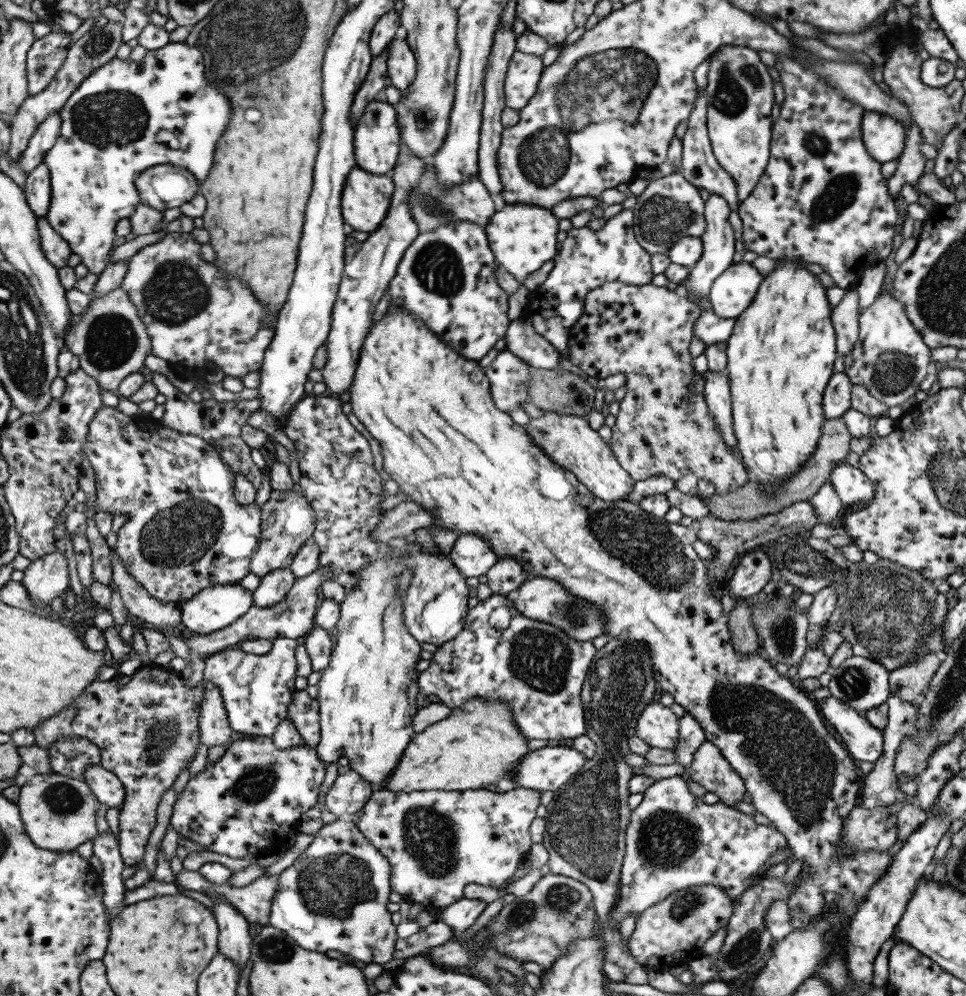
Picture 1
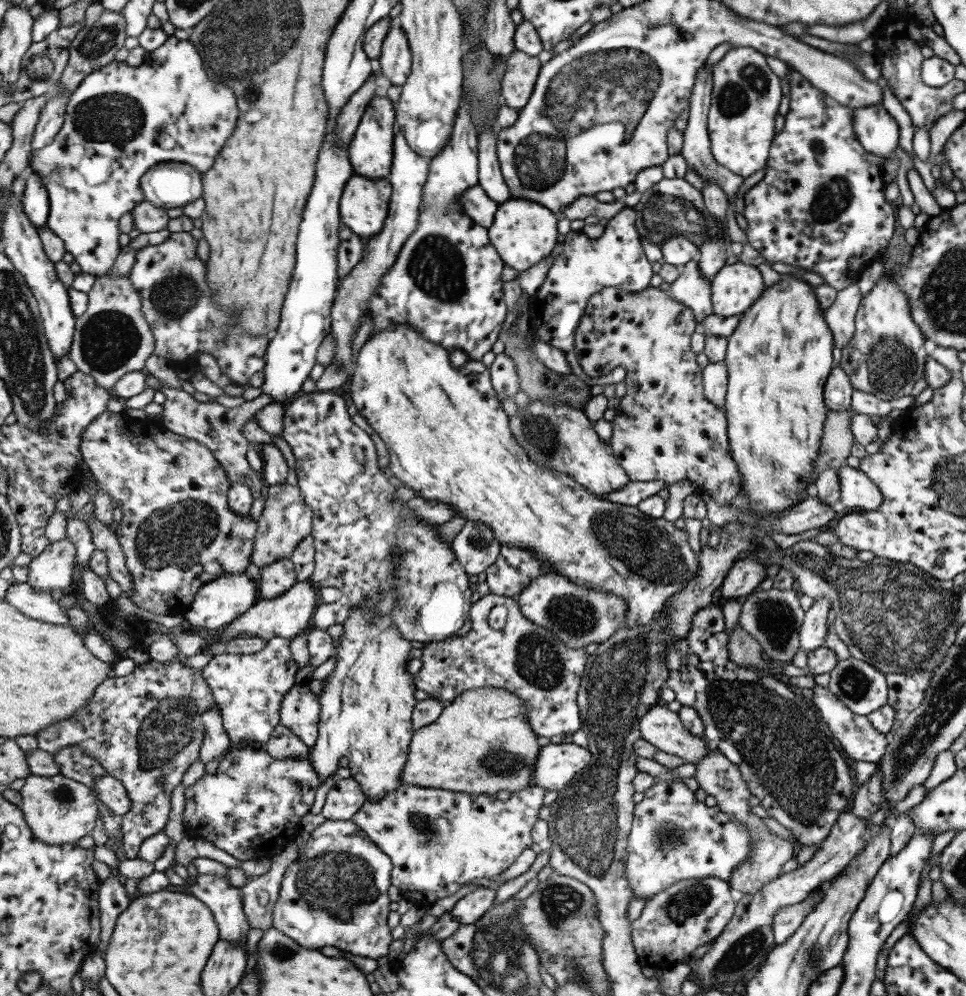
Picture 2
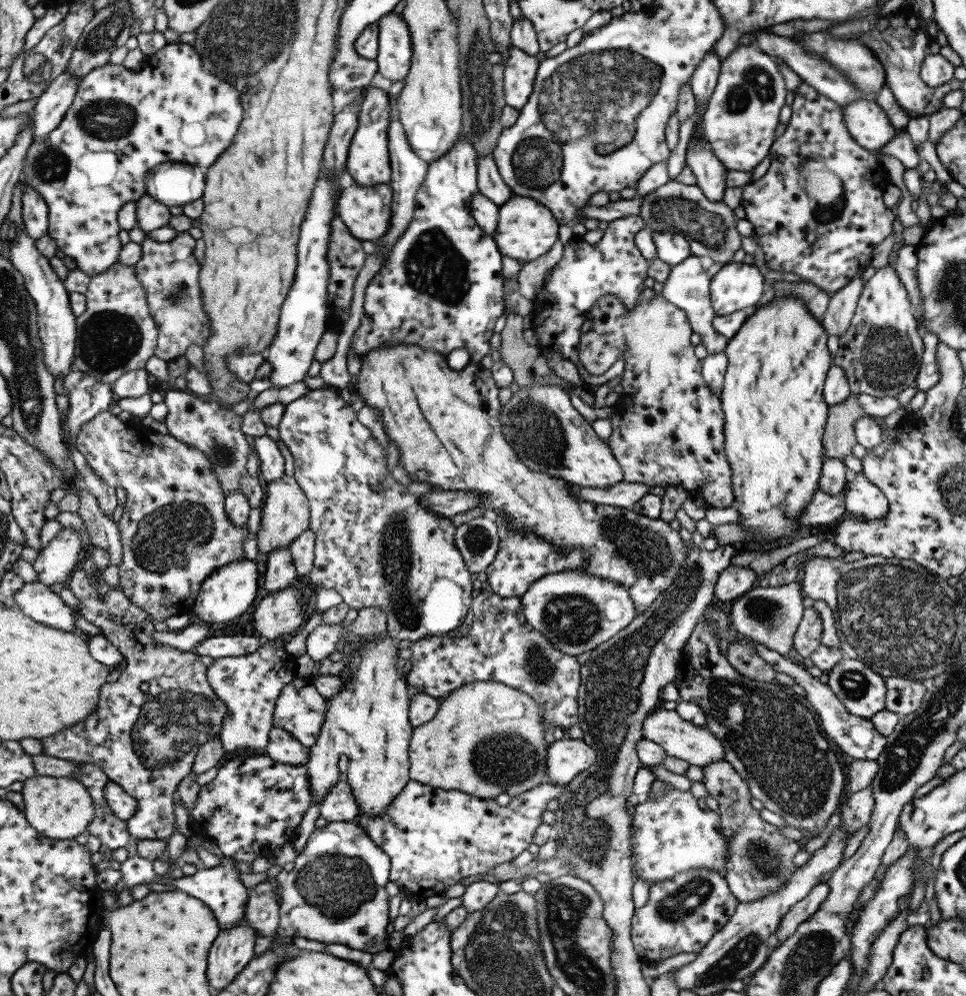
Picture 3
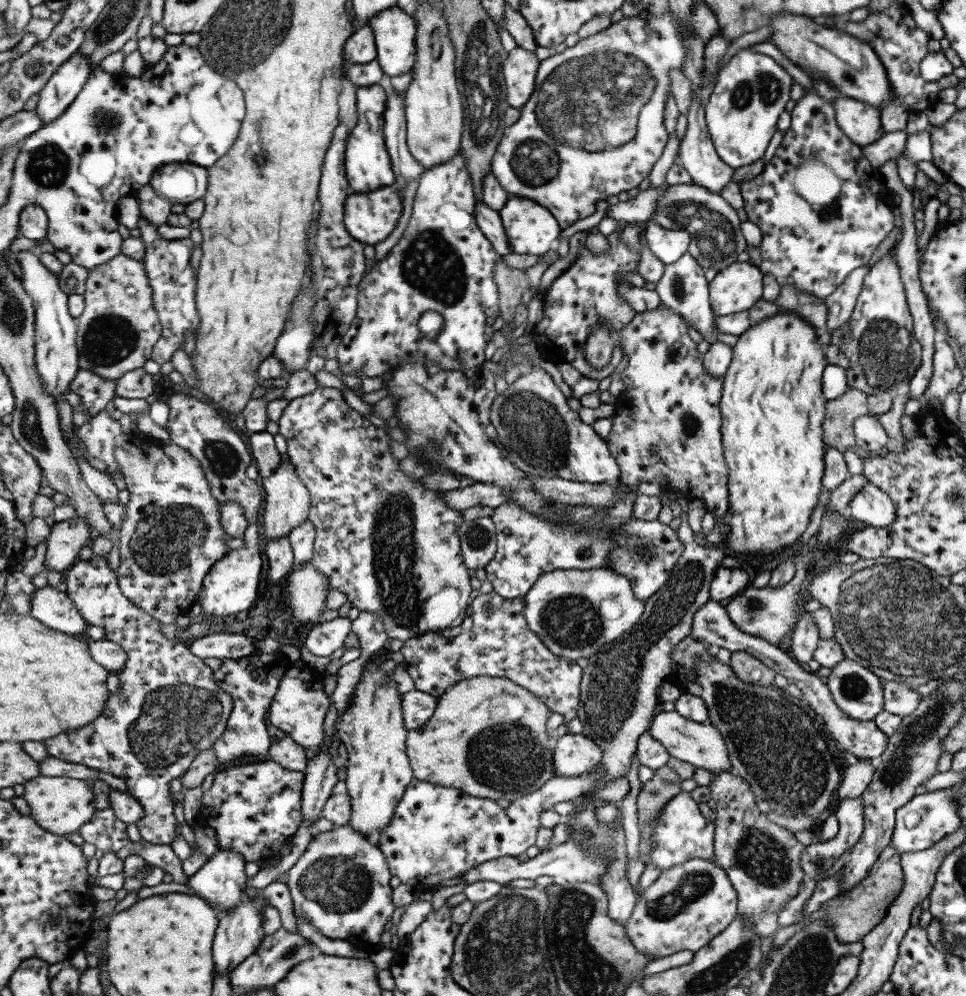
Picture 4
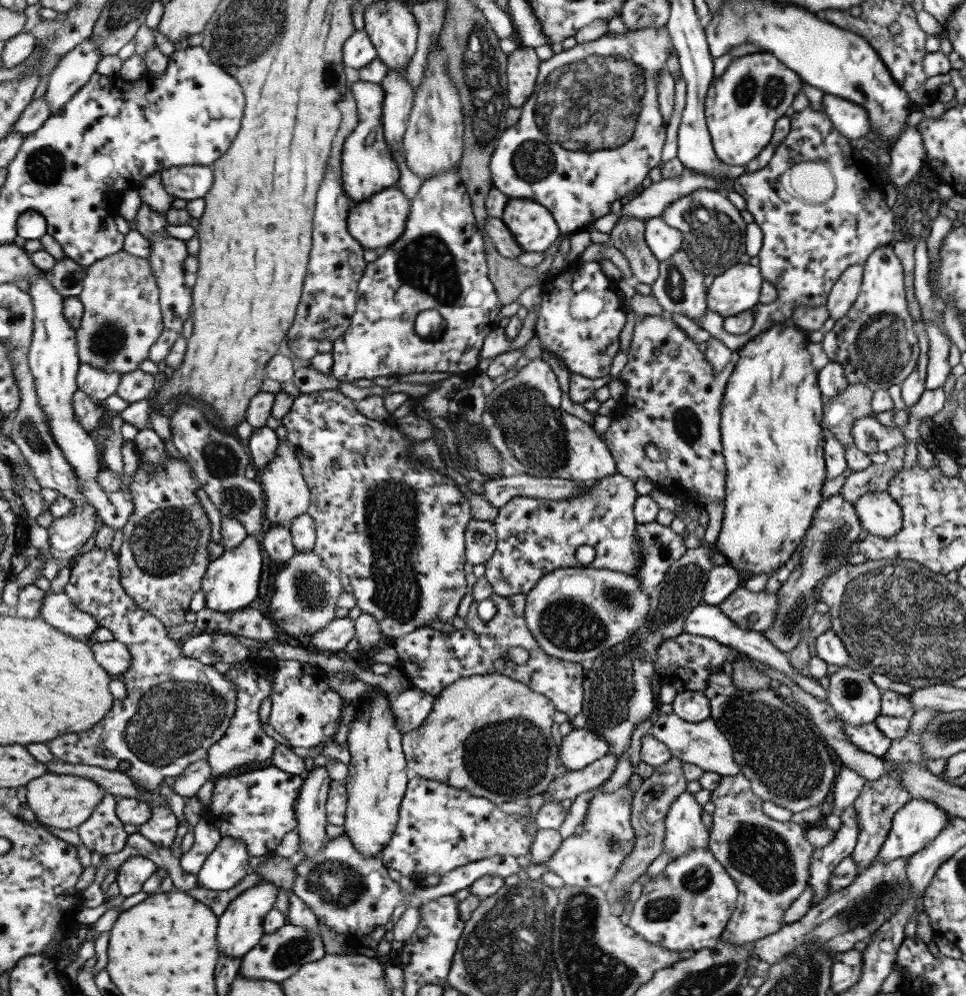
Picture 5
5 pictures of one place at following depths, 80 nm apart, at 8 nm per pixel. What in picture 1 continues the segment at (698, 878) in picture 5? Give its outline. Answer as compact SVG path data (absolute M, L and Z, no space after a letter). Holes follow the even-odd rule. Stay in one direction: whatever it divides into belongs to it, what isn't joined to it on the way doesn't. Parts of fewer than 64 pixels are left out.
M704 884L676 890L642 910L626 942L635 964L653 970L670 970L699 953L703 943L727 924L734 902L720 886Z

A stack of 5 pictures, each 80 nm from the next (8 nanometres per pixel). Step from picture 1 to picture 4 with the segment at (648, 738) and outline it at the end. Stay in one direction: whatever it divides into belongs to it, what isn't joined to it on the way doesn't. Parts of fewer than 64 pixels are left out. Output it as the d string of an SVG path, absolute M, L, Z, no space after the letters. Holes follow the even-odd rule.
M658 709L653 719L649 722L647 734L656 742L661 743L661 746L664 746L670 757L680 762L685 762L695 769L703 768L709 770L712 774L717 774L719 771L731 772L731 764L729 764L727 758L725 742L723 742L721 734L708 722L689 721L676 714L674 710L672 712L664 712Z

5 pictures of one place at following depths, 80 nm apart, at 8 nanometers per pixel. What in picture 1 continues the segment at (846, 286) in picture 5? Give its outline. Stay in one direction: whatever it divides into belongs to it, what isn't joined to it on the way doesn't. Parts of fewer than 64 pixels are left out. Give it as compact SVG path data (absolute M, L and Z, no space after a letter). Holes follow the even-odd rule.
M853 288L847 289L843 298L831 309L830 321L835 335L836 354L847 356L857 342L859 311L857 292Z

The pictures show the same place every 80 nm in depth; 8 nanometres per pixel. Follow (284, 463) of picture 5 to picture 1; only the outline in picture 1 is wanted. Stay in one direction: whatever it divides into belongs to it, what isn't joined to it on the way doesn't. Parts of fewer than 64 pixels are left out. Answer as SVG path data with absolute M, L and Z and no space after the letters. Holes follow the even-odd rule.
M273 489L270 499L262 506L263 533L260 545L252 556L252 572L263 578L277 569L290 567L301 547L314 536L316 522L314 508L305 495L293 490Z

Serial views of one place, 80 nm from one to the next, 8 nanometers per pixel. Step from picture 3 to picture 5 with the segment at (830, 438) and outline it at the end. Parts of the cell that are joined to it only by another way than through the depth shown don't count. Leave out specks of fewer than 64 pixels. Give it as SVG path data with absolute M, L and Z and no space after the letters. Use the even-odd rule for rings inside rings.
M848 384L843 392L829 397L824 403L820 425L829 430L843 446L851 444L853 421L872 415L872 393L863 384Z

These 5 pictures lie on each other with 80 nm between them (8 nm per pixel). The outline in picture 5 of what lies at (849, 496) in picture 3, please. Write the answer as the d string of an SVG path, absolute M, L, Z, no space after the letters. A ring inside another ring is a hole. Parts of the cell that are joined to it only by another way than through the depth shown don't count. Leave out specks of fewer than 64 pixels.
M871 491L852 503L864 533L887 539L902 527L900 504L885 491Z

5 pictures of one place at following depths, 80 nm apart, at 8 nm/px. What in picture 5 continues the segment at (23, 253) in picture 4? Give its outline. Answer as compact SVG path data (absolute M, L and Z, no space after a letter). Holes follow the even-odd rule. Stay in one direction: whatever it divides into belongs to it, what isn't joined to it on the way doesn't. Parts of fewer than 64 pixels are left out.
M45 272L45 275L39 279L31 279L29 283L29 294L33 297L36 308L29 366L35 377L37 396L40 398L40 405L46 414L46 421L56 443L61 447L68 461L75 467L81 491L88 498L88 502L97 507L103 524L123 530L134 513L136 504L129 487L107 493L99 486L98 476L100 476L102 466L98 457L98 444L78 419L74 405L74 396L80 389L78 374L82 362L80 361L76 330L73 330L64 313L66 298L57 292L57 288L53 287L53 283L49 281L48 272Z

